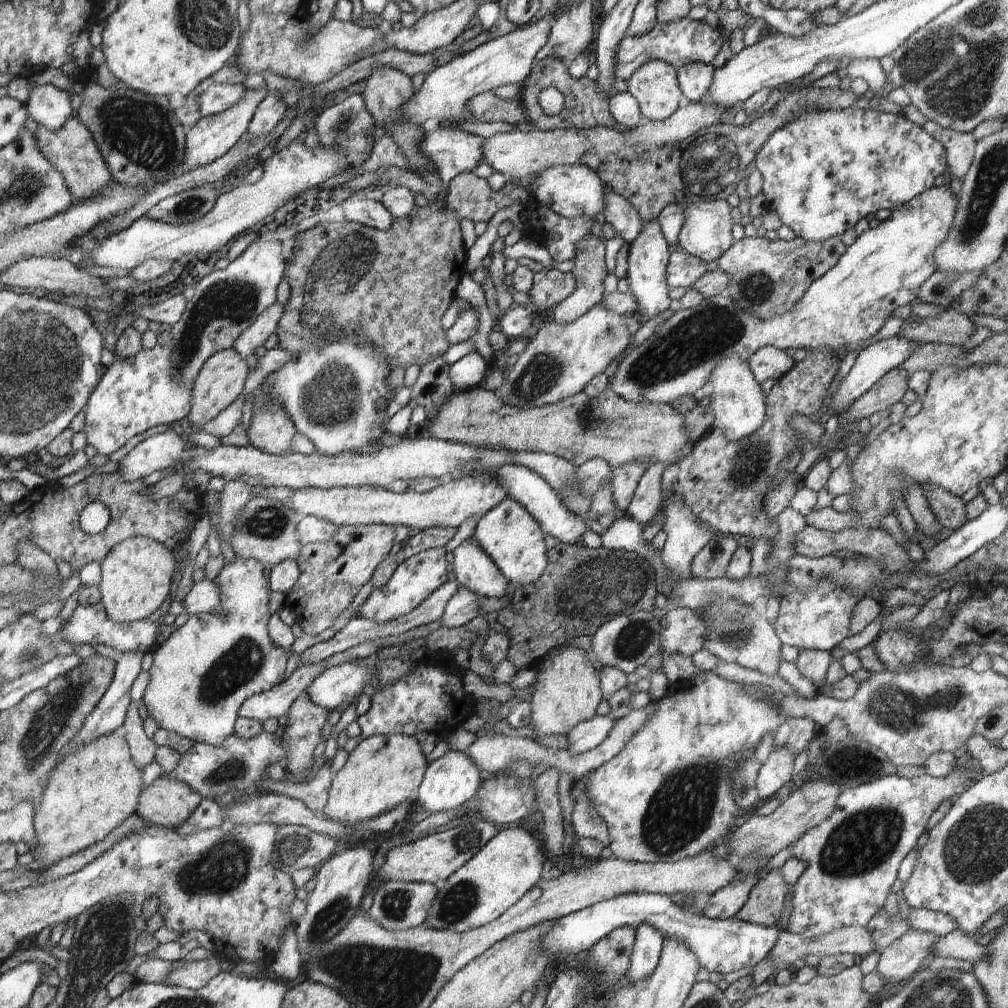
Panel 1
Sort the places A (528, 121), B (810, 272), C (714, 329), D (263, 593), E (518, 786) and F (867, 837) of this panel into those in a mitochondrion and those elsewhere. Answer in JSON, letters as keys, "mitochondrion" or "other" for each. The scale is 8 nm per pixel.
{"A":"other","B":"other","C":"mitochondrion","D":"other","E":"mitochondrion","F":"mitochondrion"}

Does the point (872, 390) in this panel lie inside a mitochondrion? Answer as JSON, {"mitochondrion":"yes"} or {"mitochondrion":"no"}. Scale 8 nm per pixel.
{"mitochondrion":"no"}

